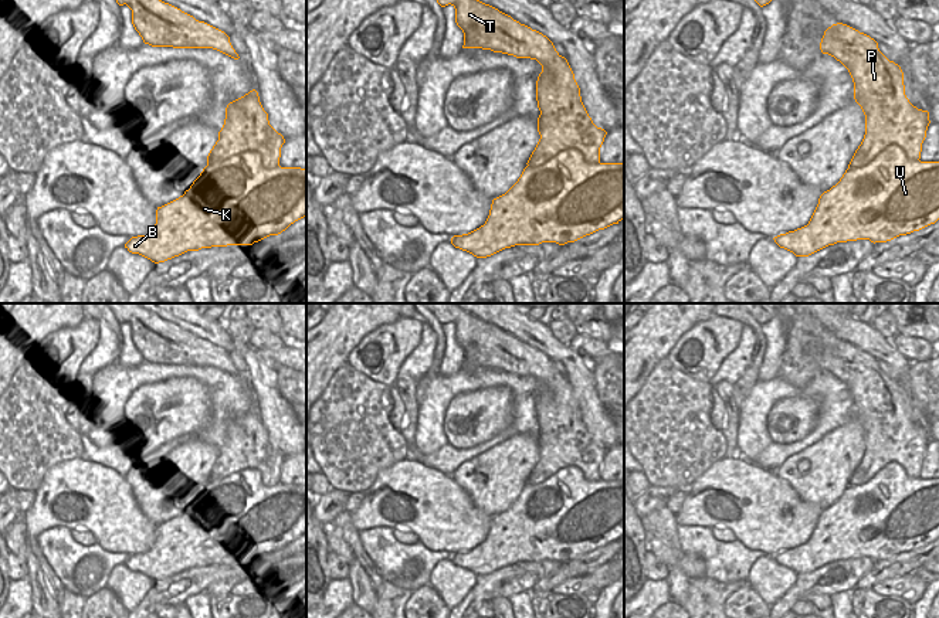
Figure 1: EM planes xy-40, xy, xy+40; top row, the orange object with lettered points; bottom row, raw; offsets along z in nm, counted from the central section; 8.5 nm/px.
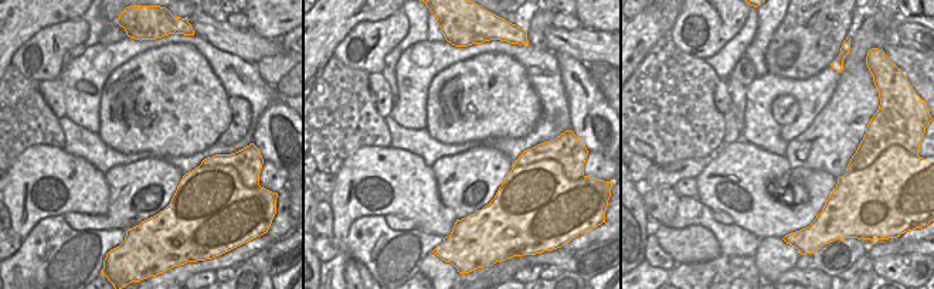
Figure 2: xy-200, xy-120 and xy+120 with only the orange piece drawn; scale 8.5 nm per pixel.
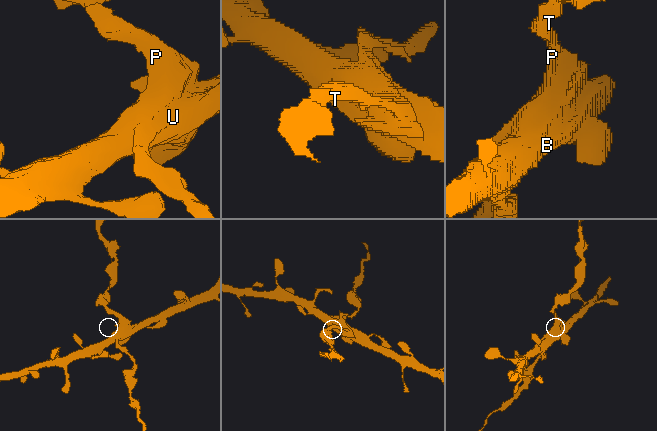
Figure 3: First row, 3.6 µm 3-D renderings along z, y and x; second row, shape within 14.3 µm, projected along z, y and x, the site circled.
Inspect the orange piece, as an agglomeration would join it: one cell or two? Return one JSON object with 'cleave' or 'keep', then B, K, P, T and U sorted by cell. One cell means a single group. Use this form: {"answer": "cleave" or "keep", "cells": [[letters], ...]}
{"answer": "cleave", "cells": [["B", "K", "U"], ["P", "T"]]}

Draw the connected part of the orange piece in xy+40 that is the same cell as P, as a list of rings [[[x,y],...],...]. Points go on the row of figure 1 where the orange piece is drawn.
[[[843,23],[833,24],[824,31],[820,50],[848,69],[854,82],[854,99],[865,115],[865,135],[848,167],[857,169],[868,164],[891,145],[899,146],[908,159],[919,160],[930,123],[929,112],[918,109],[906,98],[901,67],[879,51],[874,38]]]

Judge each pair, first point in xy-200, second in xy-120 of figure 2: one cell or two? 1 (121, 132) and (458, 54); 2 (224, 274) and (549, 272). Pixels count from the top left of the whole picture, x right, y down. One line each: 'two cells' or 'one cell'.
1: two cells
2: one cell

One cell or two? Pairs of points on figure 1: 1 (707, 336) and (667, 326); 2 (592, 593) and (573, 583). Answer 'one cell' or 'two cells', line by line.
1: two cells
2: one cell

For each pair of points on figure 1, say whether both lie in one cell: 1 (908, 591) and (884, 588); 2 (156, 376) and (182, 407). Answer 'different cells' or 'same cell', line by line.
1: same cell
2: different cells

